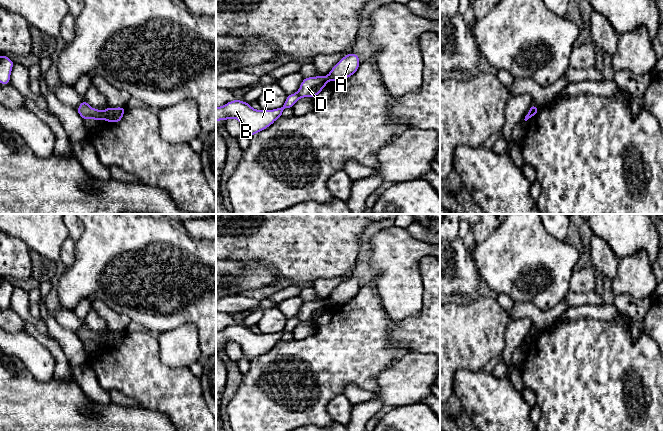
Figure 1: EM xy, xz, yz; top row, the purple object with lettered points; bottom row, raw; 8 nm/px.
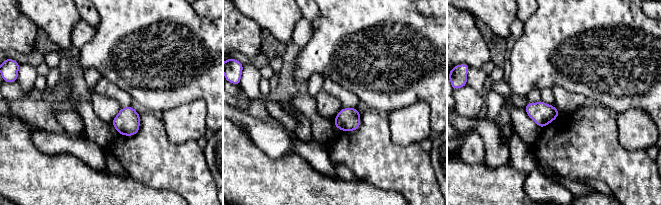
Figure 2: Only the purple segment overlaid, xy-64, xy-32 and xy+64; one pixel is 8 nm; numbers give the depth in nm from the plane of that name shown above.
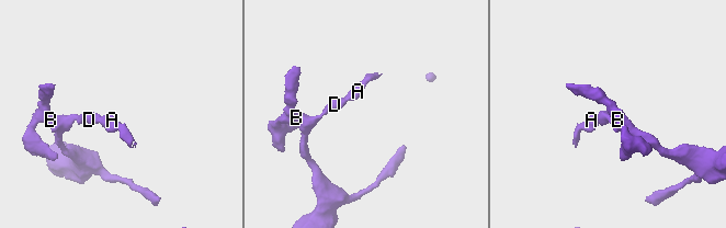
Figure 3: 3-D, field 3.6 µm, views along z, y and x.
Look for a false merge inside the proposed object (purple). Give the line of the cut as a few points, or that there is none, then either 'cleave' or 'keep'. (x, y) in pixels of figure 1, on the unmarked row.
xy (102, 336), (103, 342) | cleave

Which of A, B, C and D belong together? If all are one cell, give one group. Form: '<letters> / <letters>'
A / B C D

